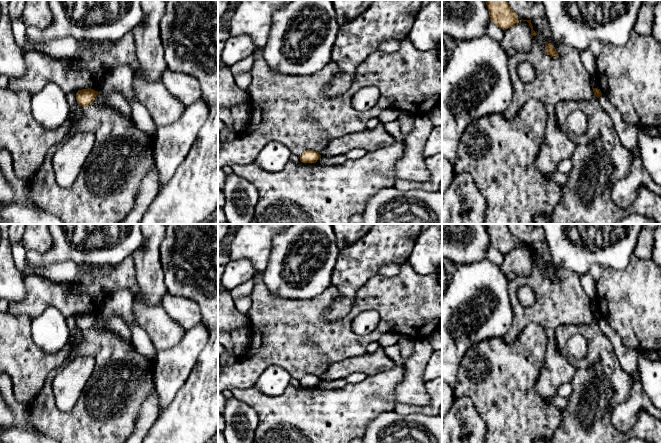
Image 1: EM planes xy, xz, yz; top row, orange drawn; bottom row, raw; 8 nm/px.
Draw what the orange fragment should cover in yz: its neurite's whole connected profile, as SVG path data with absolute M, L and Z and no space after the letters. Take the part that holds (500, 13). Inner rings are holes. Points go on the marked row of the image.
M485 0L489 11L490 21L506 30L521 21L509 6L508 0Z

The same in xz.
M308 149L305 150L299 157L302 163L316 163L321 155L317 151Z

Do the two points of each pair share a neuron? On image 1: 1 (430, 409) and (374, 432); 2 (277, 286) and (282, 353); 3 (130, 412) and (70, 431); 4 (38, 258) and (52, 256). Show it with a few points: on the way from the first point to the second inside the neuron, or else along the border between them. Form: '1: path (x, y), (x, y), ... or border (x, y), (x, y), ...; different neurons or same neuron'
1: border (420, 412), (431, 415); different neurons
2: border (262, 278), (271, 293), (301, 299); different neurons
3: path (115, 418), (101, 421), (91, 431), (85, 431); same neuron
4: path (41, 258), (49, 257); same neuron

